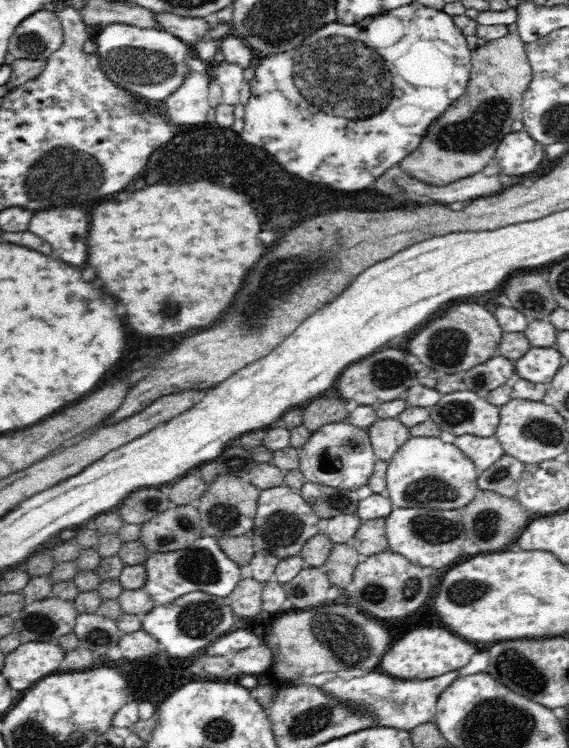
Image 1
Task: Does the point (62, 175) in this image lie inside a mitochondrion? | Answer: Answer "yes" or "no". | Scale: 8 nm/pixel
yes

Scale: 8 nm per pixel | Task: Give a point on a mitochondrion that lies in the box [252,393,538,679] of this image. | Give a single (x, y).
(332, 627)

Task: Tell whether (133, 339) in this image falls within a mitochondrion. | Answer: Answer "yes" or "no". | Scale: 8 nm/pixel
no

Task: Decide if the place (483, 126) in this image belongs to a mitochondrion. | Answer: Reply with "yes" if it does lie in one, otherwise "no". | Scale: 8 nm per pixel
yes

